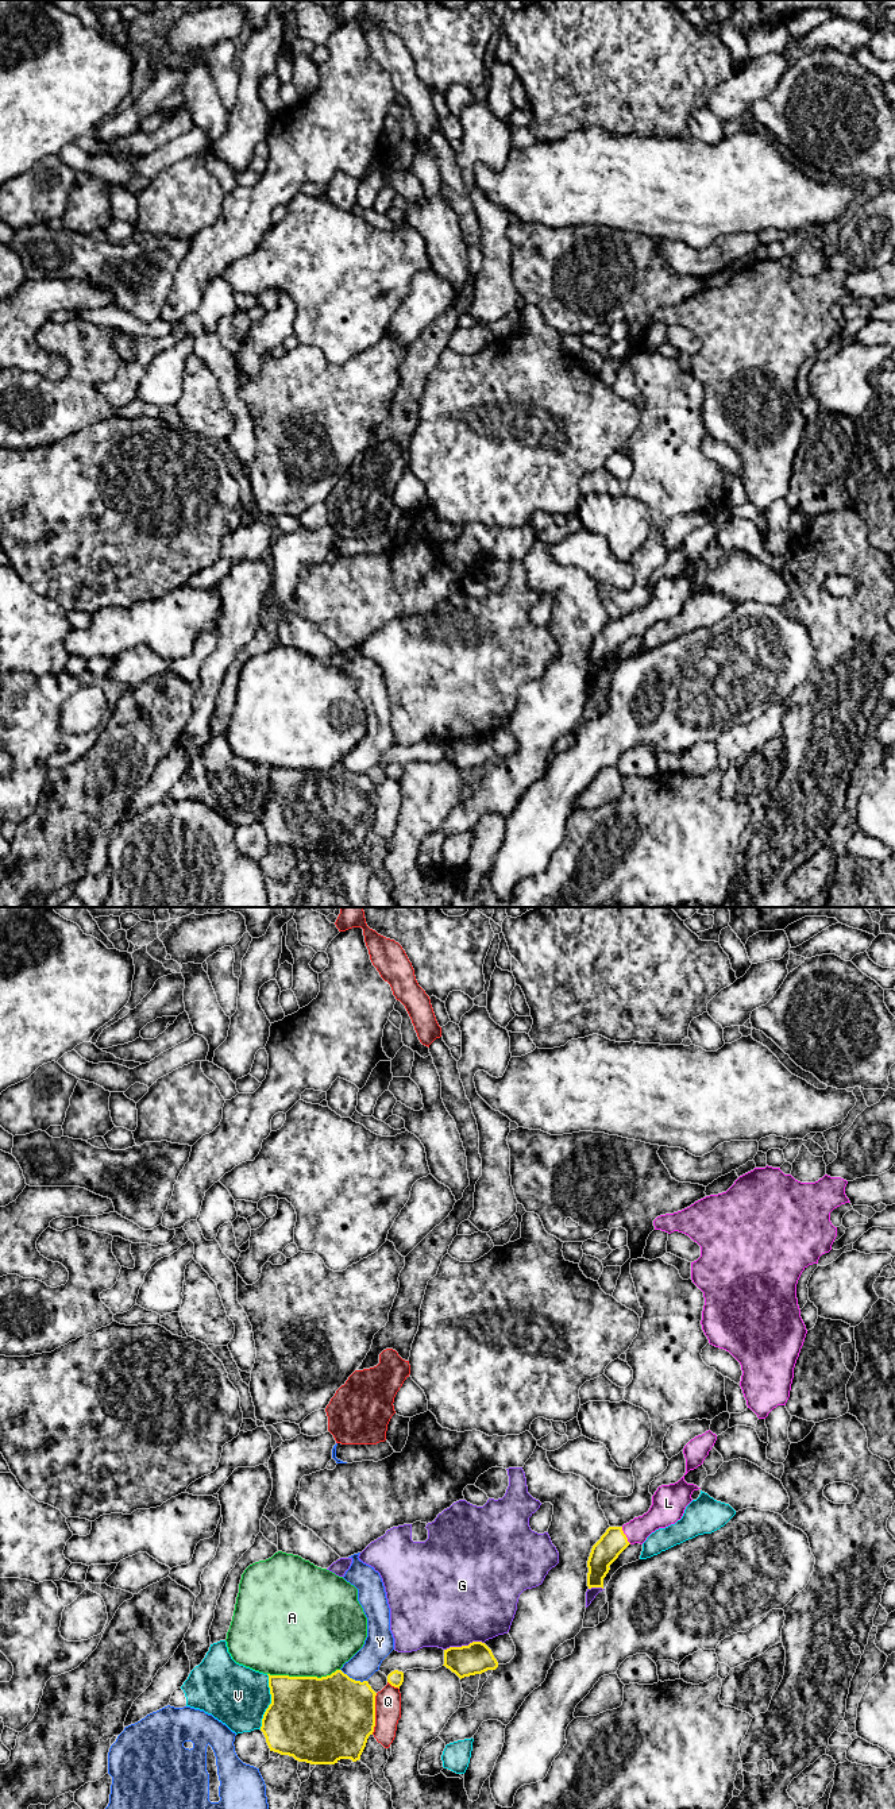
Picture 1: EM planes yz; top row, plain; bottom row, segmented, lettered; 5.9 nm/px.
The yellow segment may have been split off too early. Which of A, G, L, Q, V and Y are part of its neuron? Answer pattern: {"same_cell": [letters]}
{"same_cell": ["L"]}

